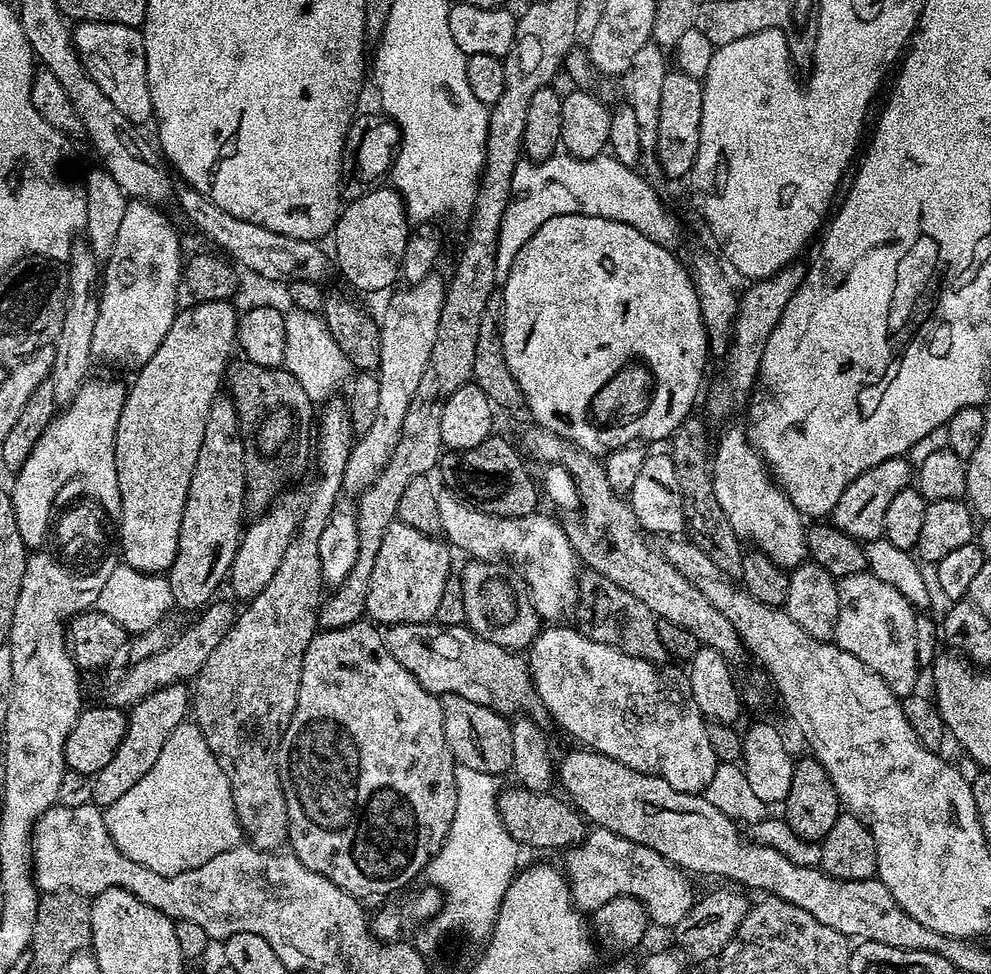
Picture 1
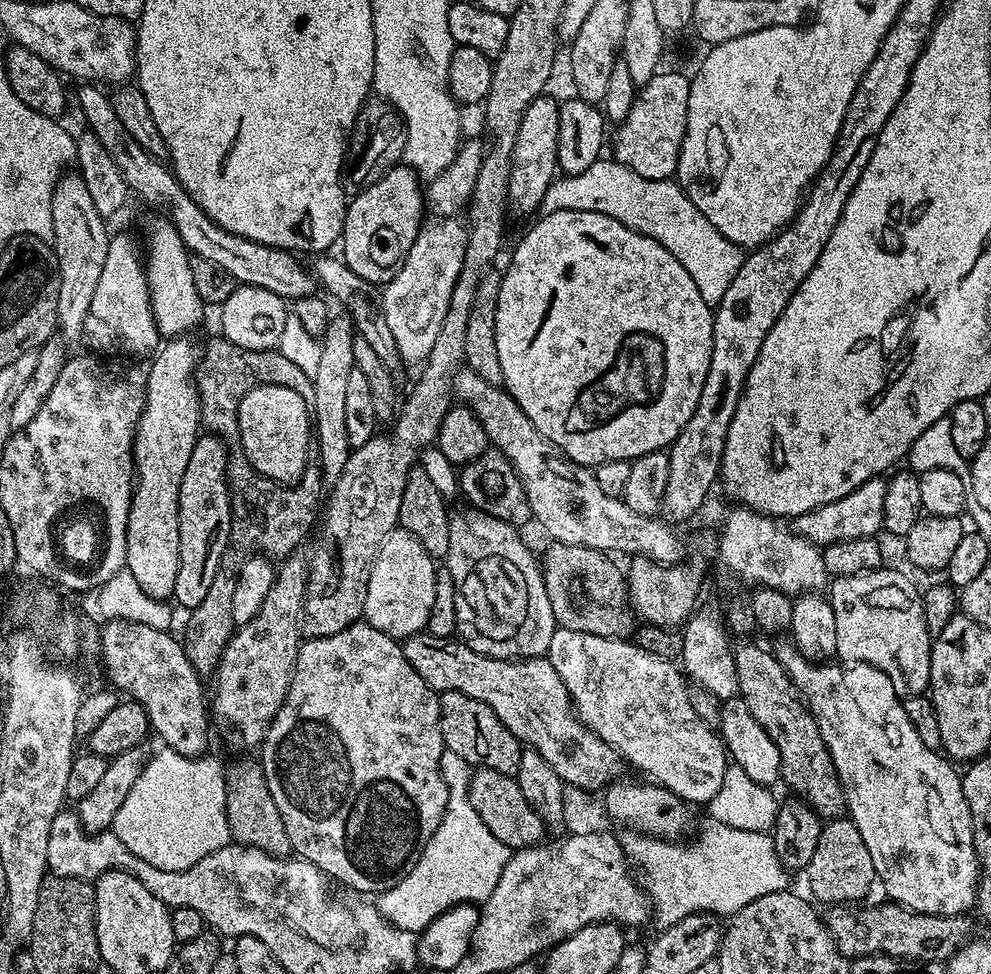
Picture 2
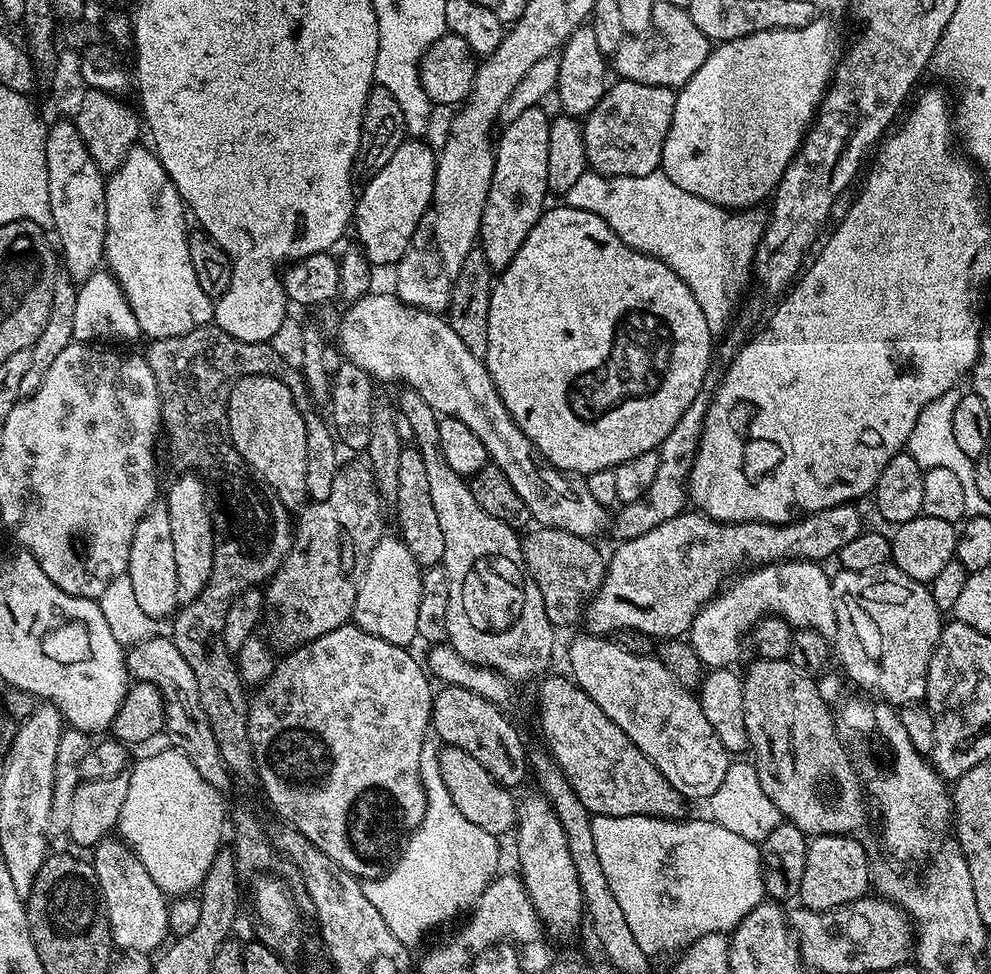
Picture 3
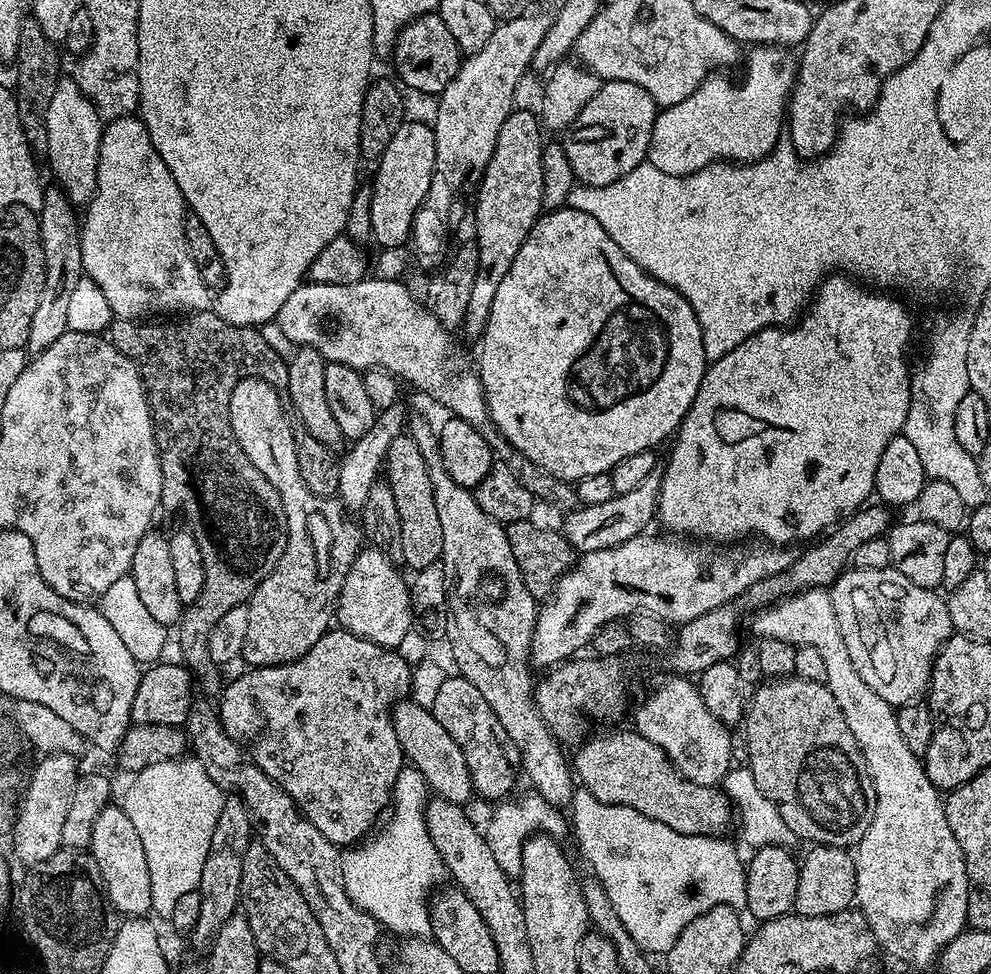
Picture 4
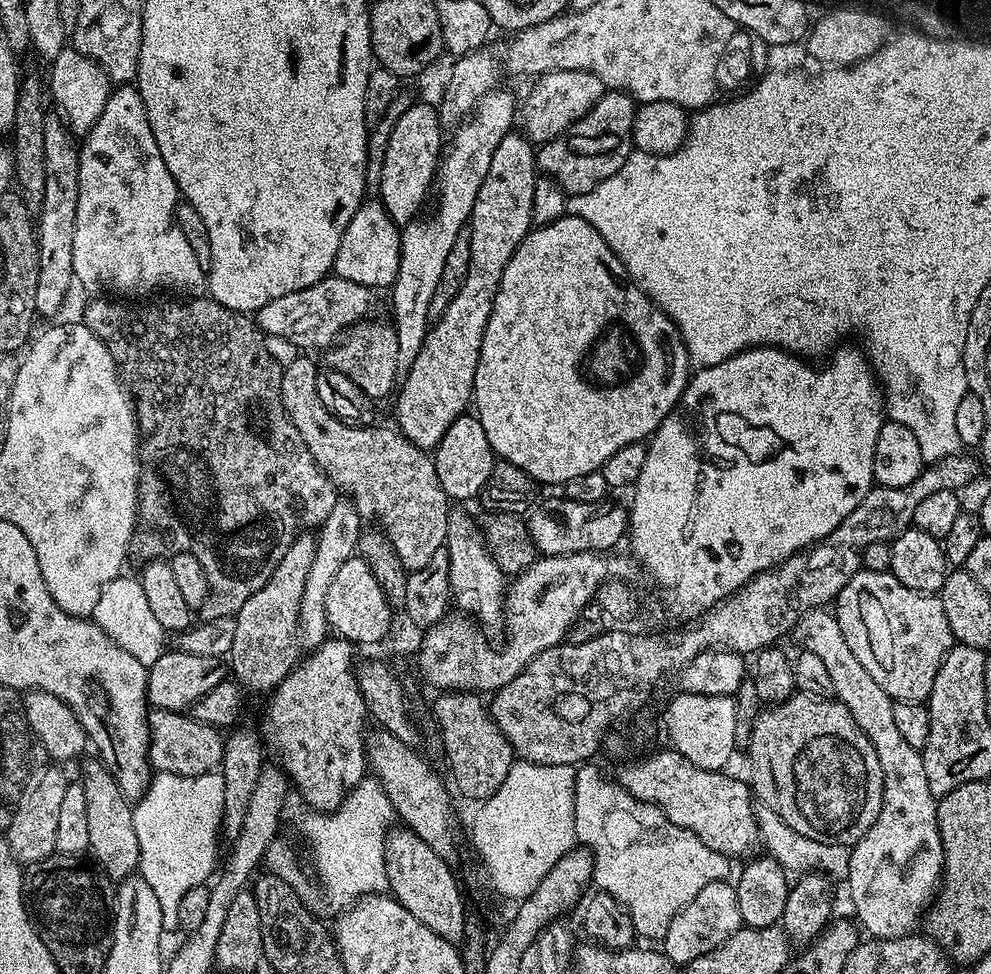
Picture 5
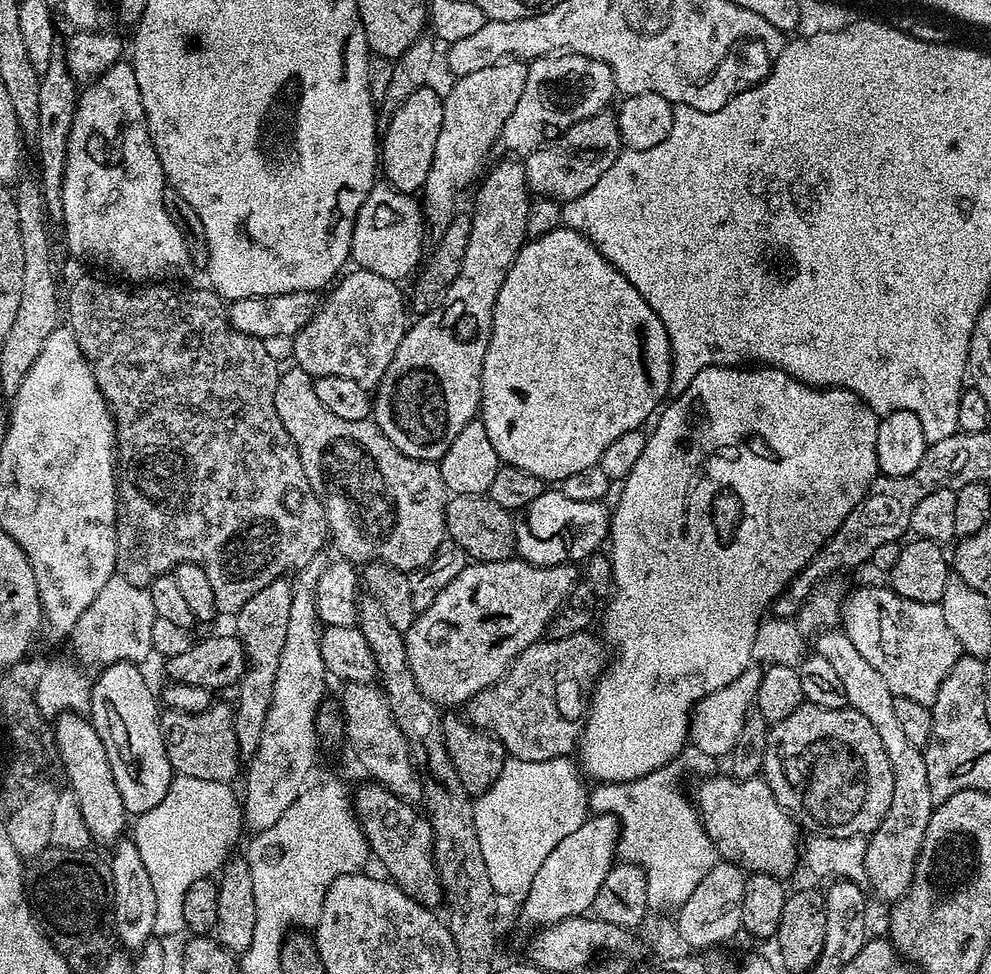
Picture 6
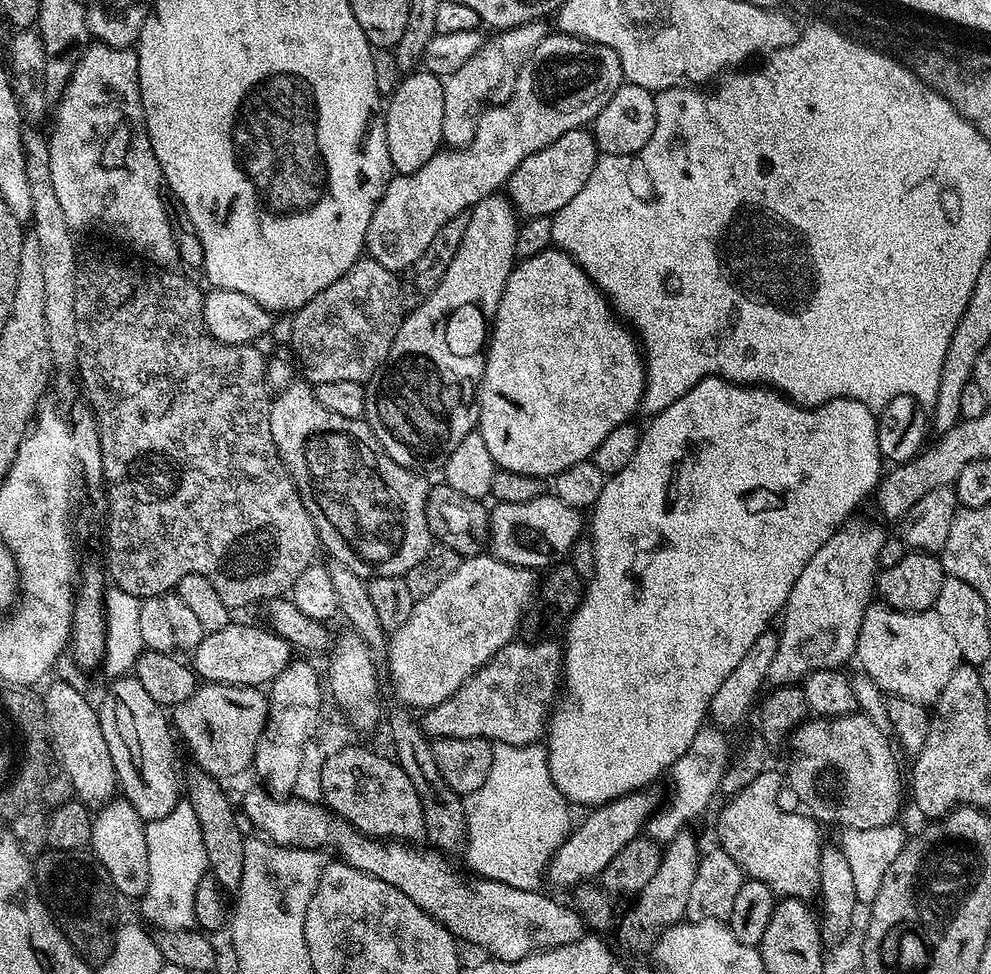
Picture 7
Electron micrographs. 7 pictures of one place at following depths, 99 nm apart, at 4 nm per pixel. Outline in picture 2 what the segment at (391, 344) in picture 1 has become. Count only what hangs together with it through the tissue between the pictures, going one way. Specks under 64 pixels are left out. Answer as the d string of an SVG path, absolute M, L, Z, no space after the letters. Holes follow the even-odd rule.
M436 218L431 222L433 224L425 223L421 227L398 274L394 274L391 282L382 288L386 326L390 326L397 357L408 364L419 365L428 359L434 338L438 338L438 330L442 330L442 318L446 318L450 294L454 294L466 258L468 224L460 218Z

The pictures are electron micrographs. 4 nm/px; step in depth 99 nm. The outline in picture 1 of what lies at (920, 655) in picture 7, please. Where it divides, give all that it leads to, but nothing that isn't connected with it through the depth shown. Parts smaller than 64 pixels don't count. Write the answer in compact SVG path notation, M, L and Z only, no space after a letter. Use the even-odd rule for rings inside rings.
M868 570L839 577L838 626L834 643L874 670L874 674L881 676L896 696L913 695L917 691L916 679L922 675L916 658L917 615L917 609L906 597Z

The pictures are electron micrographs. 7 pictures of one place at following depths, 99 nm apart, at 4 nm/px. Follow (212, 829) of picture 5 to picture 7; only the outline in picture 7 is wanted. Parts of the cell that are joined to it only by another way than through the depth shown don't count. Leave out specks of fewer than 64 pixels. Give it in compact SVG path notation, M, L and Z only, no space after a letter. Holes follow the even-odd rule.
M178 802L166 818L149 820L144 825L146 834L146 854L148 855L148 885L142 897L144 916L149 925L160 930L182 930L196 928L194 918L194 890L198 890L198 882L209 871L206 858L206 846L202 846L202 830L198 826L198 814L186 802Z

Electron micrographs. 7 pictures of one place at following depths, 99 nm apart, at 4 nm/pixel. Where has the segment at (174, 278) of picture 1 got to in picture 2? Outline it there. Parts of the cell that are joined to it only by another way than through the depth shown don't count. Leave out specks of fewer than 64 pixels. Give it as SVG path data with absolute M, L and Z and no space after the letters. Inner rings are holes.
M120 232L111 237L106 250L106 262L94 289L94 298L90 301L90 314L86 314L83 343L88 343L93 353L108 358L132 358L128 356L151 357L157 351L162 337L150 306L148 279L144 273L141 249ZM157 343L157 344L156 344Z

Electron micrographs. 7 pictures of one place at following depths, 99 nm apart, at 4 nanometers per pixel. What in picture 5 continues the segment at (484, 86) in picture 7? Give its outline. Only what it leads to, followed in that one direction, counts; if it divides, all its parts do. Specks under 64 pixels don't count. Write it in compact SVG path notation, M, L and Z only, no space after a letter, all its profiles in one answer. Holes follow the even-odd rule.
M500 91L486 93L467 119L453 131L457 132L450 136L450 143L440 157L434 181L436 217L433 220L420 218L400 228L398 274L390 289L390 320L397 334L397 366L400 370L409 368L414 358L418 358L418 350L422 350L422 342L428 336L430 327L430 302L438 290L438 282L442 282L446 257L450 254L454 241L458 239L458 234L465 231L466 225L471 221L474 198L478 198L478 190L482 190L482 181L486 179L486 170L490 170L490 161L494 159L494 150L498 150L498 142L502 142L502 138L513 131L512 119L515 116L517 119L518 116L518 100L510 93Z

